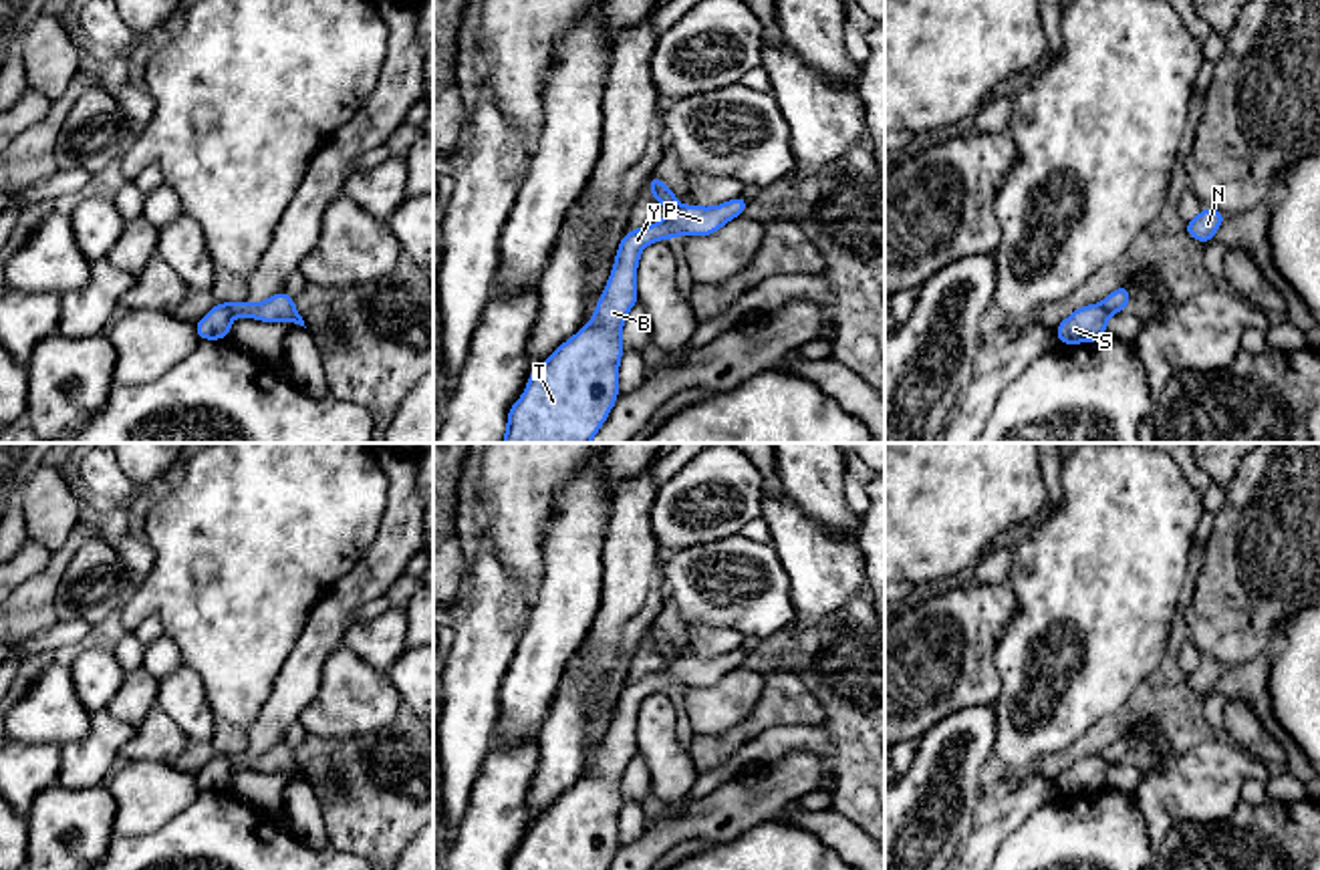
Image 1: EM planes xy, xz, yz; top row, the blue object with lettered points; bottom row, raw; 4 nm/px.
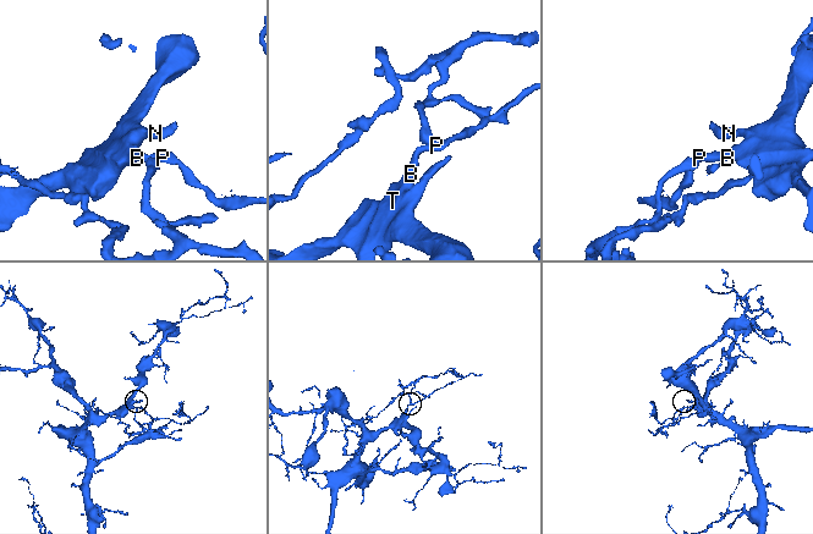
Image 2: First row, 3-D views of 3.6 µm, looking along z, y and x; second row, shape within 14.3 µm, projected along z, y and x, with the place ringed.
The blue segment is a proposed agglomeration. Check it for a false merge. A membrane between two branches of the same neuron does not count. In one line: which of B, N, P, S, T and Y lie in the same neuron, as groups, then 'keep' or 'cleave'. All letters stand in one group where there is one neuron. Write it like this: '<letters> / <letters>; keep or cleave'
B N P T Y / S; cleave

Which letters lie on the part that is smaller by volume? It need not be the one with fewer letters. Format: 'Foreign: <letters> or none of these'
Foreign: S

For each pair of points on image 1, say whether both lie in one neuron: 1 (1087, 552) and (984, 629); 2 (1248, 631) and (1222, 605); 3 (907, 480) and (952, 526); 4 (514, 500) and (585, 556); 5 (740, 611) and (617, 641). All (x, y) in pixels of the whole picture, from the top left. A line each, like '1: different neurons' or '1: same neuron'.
1: different neurons
2: same neuron
3: same neuron
4: different neurons
5: different neurons

